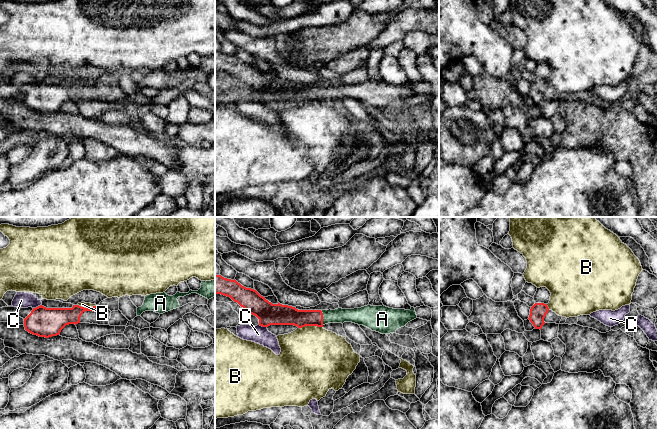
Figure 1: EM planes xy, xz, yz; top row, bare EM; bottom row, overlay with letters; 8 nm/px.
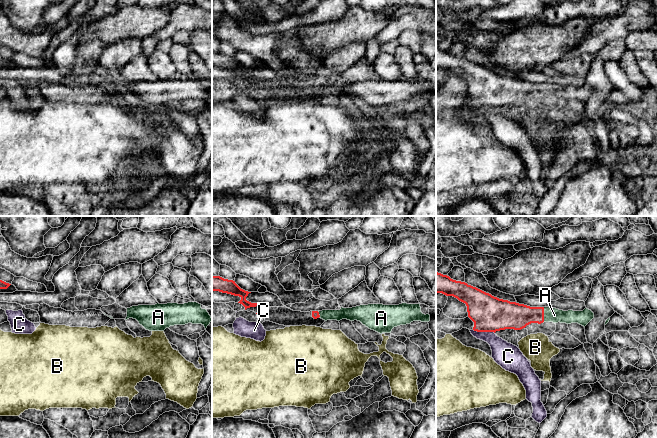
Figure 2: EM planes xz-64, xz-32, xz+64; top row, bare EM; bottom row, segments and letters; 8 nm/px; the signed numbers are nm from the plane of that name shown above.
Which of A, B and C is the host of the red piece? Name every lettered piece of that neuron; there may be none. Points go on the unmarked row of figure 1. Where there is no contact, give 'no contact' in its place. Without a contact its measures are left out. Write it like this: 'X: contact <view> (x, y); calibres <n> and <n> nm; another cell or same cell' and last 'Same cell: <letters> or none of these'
A: contact xz (322, 93); calibres 140 and 120 nm; same cell
B: contact xz (310, 101); calibres 160 and 480 nm; another cell
C: contact xy (38, 82); calibres 240 and 130 nm; another cell
Same cell: A

